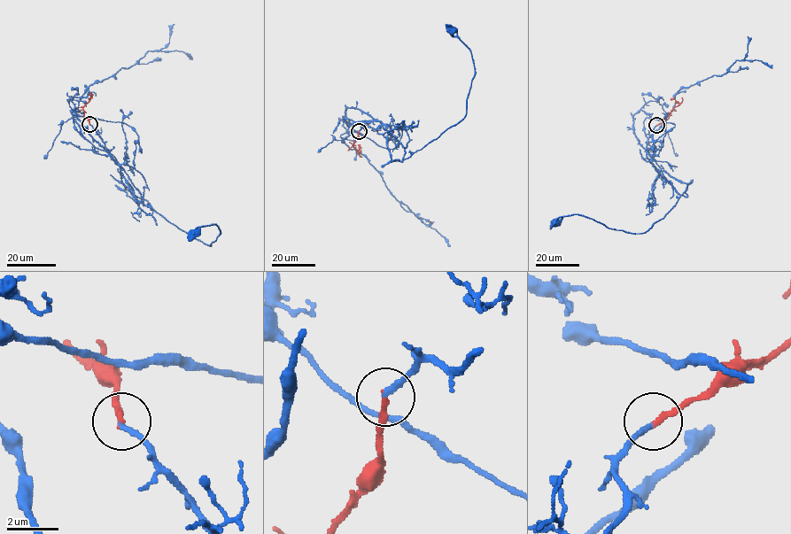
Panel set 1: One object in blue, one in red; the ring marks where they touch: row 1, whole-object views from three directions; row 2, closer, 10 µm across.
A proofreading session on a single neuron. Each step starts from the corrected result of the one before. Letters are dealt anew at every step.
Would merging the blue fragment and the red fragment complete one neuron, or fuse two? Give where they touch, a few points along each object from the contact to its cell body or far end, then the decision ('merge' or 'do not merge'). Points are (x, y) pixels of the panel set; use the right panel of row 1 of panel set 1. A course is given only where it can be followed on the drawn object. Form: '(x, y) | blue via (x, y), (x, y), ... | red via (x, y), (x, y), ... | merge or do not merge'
(656, 125) | blue via (656, 125), (650, 162), (686, 184), (664, 217), (639, 234), (608, 228), (583, 215), (562, 216), (554, 222) | red via (656, 125), (666, 119), (678, 104), (670, 99) | merge

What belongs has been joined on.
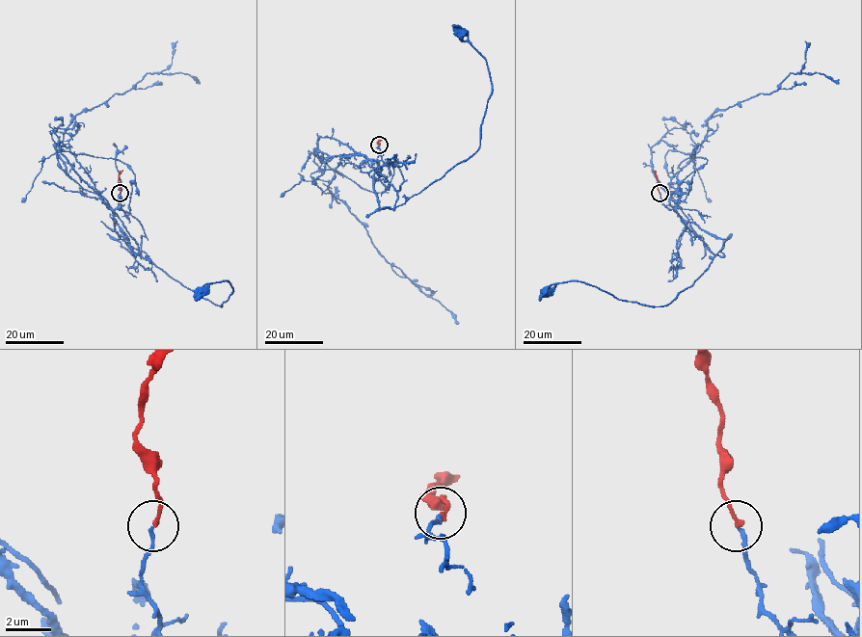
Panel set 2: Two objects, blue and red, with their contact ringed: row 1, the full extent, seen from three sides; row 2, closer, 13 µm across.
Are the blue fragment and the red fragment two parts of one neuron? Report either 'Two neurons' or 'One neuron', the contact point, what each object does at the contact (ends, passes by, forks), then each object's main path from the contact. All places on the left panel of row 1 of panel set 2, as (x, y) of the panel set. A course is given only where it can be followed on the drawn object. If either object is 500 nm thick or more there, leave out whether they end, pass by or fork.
One neuron. Place: (120, 193). At the ring blue ends. At the ring red ends. Course of blue: (120, 193), (122, 209), (116, 208), (113, 217), (122, 240), (219, 305), (232, 287), (226, 280), (201, 291). Course of red: (120, 193), (118, 180), (122, 170)

